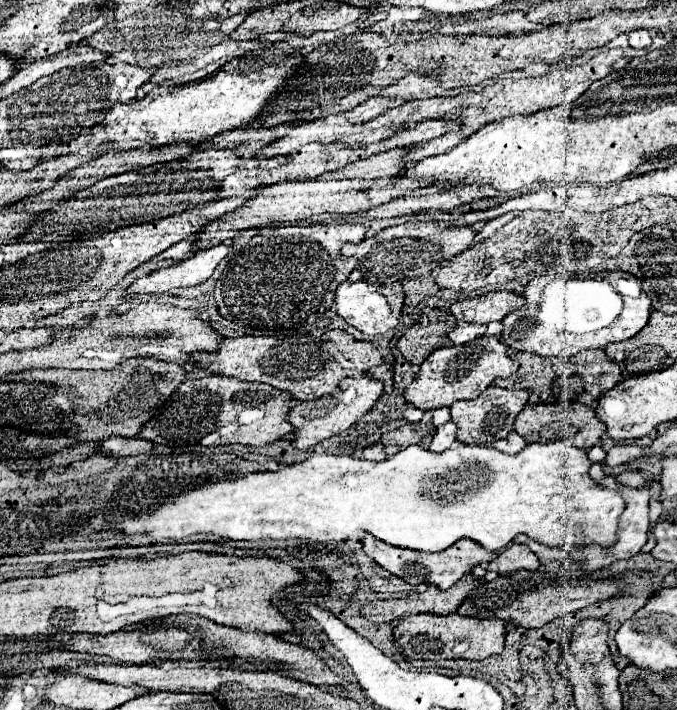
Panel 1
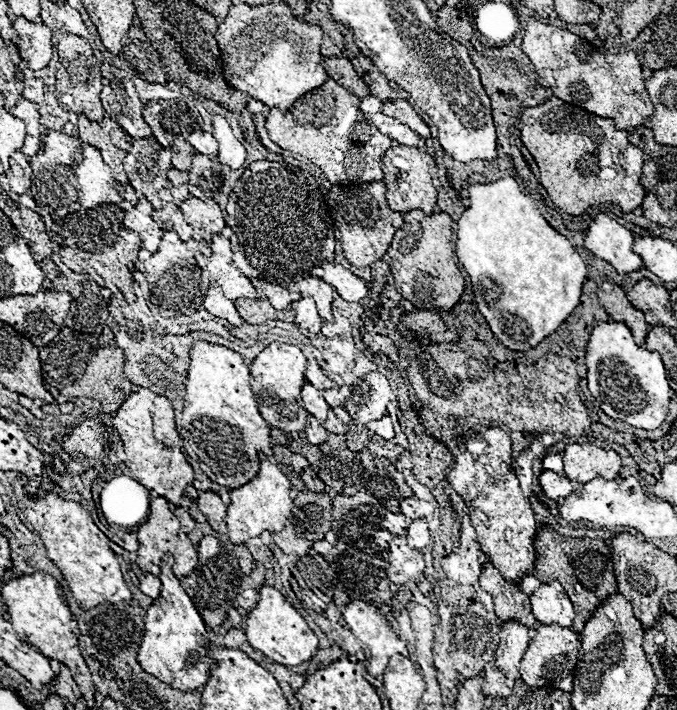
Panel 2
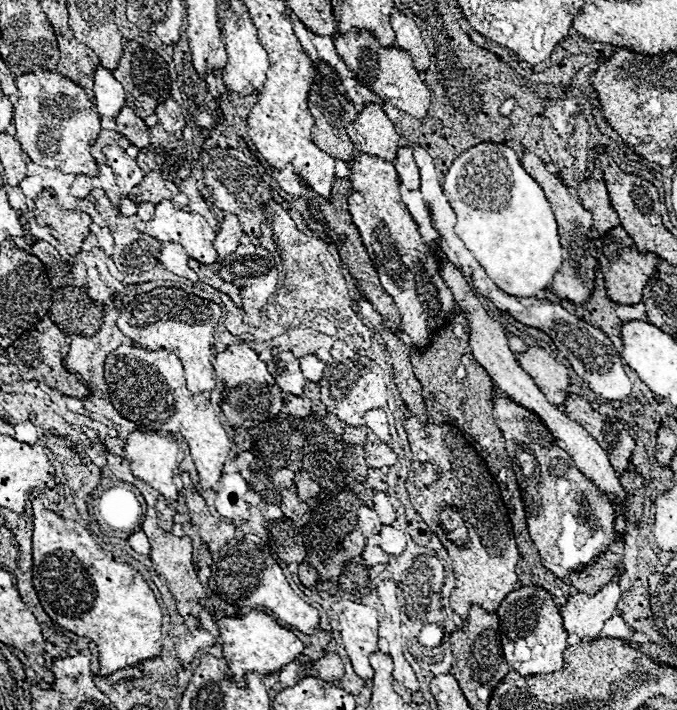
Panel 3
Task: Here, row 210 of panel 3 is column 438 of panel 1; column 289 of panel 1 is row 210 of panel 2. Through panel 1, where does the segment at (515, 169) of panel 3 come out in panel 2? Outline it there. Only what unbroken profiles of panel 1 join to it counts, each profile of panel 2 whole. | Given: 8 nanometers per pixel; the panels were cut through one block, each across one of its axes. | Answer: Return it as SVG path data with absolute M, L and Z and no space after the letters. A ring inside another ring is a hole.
M506 176L490 184L472 184L468 192L470 208L466 208L458 220L458 234L454 242L456 256L470 276L478 310L486 318L490 330L500 330L500 334L494 336L500 342L504 338L516 338L516 346L510 346L510 350L530 350L554 334L580 304L582 284L588 272L586 264L568 242L568 238L556 232L542 218L536 202L522 194L514 178Z

